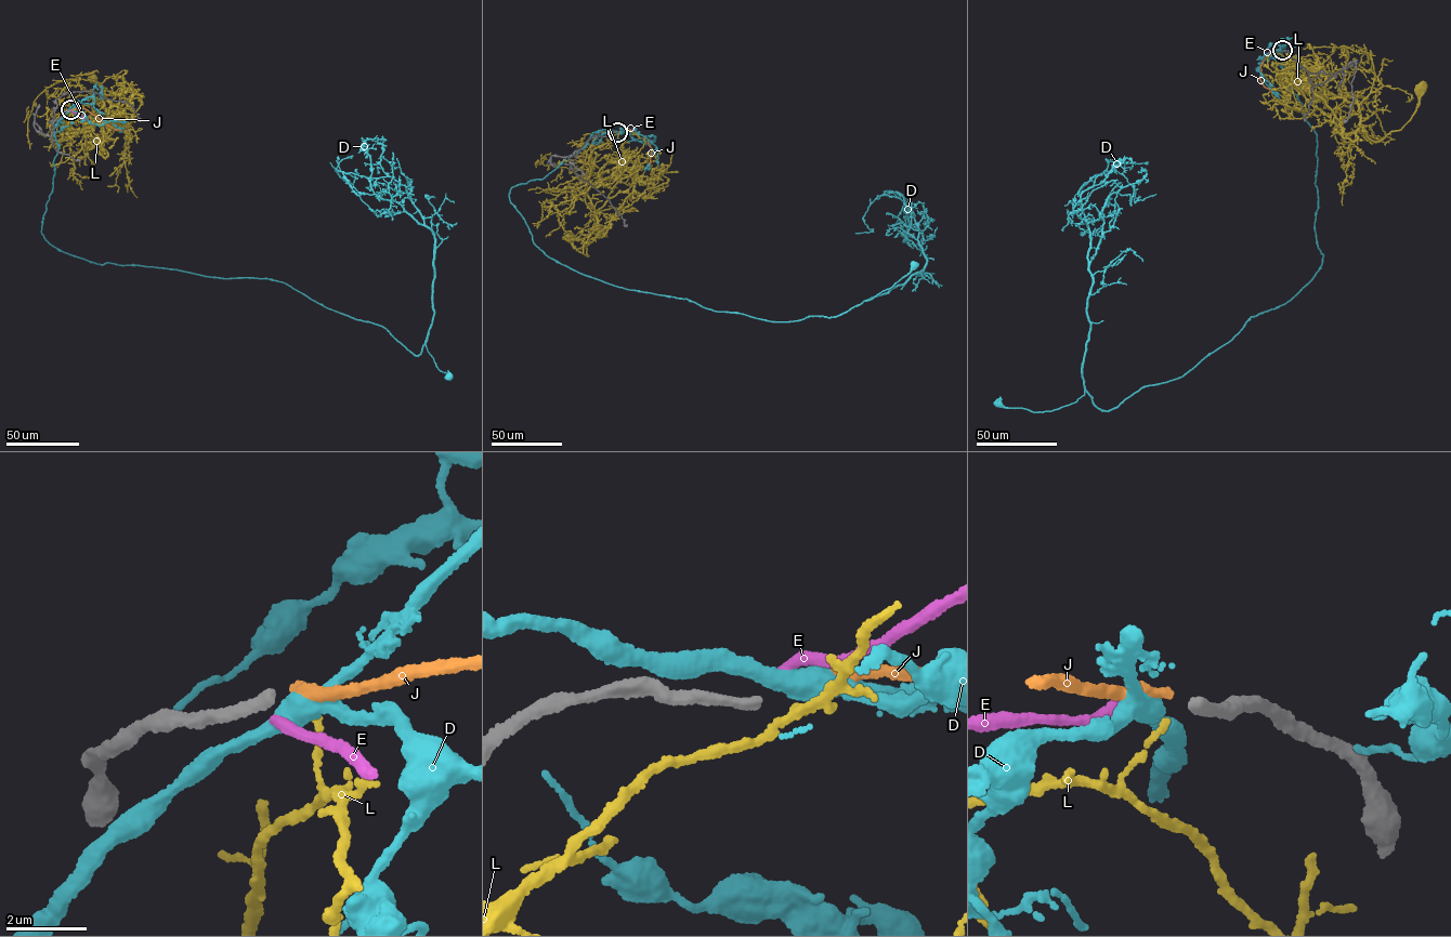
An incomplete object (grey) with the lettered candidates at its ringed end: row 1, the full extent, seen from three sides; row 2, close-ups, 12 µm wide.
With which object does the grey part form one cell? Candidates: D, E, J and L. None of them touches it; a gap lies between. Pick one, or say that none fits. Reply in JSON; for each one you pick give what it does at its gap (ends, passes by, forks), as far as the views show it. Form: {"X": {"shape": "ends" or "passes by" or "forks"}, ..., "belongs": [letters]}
{"J": {"shape": "ends"}, "belongs": ["J"]}

